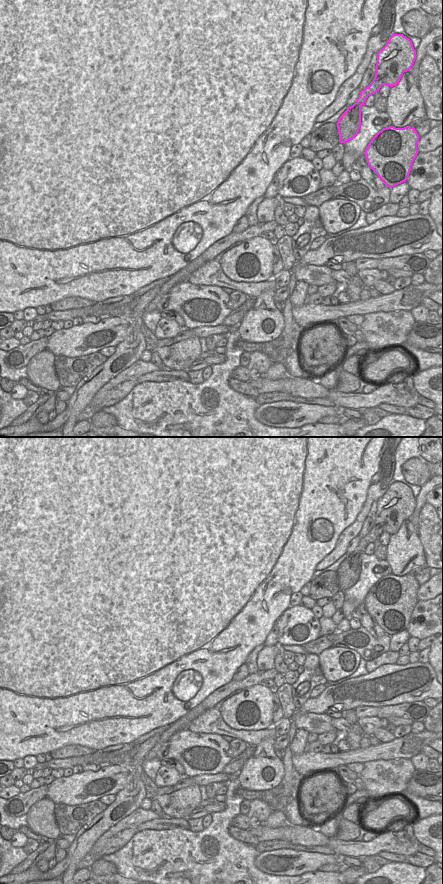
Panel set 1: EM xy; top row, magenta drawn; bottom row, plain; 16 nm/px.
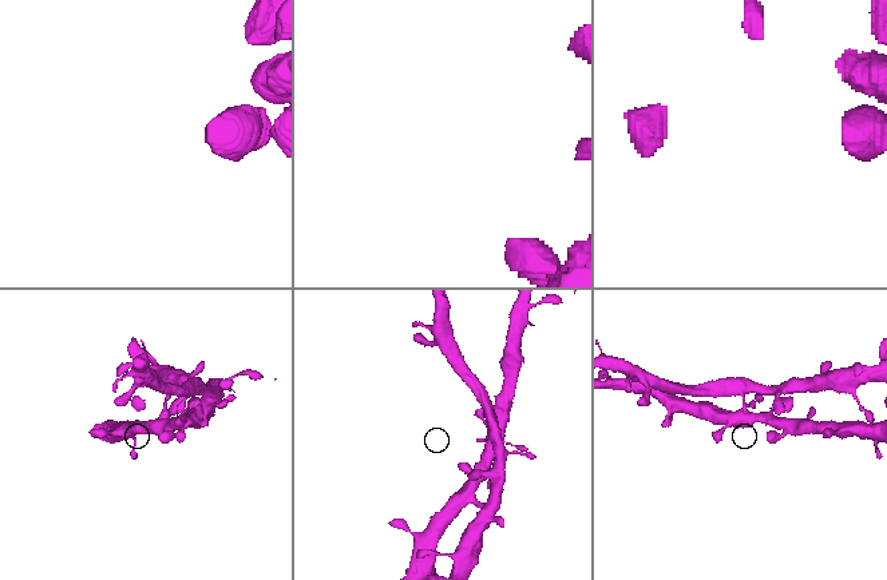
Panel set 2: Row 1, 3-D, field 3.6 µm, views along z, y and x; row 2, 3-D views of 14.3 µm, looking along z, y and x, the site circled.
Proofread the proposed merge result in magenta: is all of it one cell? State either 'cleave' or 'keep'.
keep

